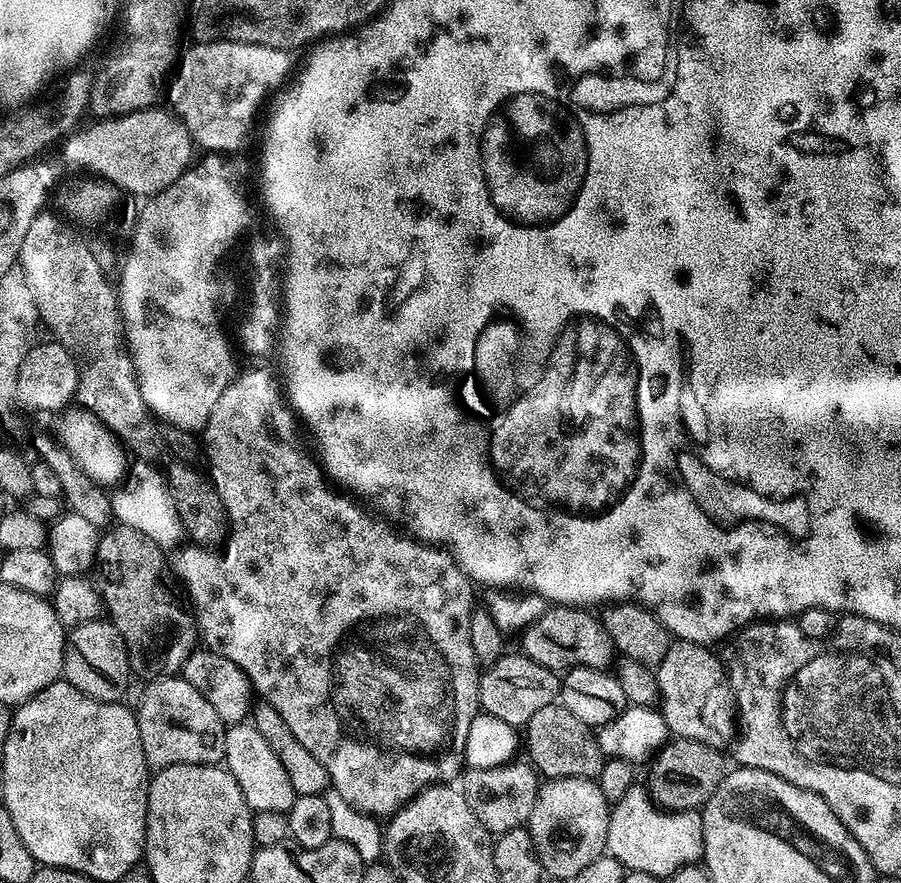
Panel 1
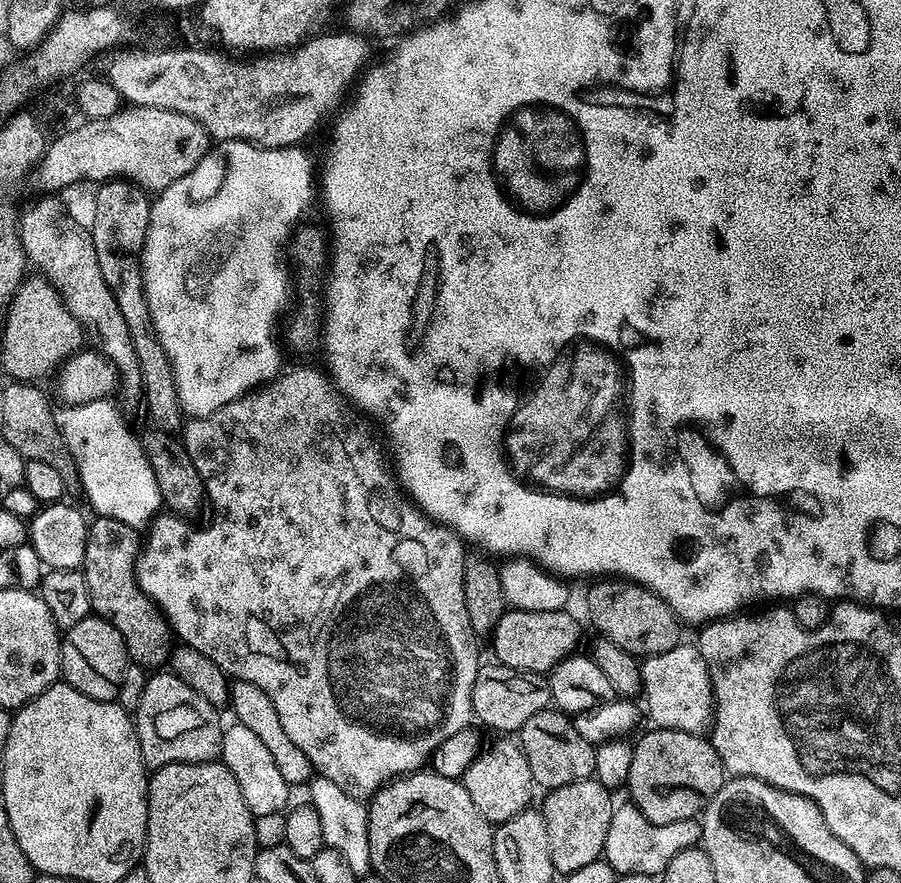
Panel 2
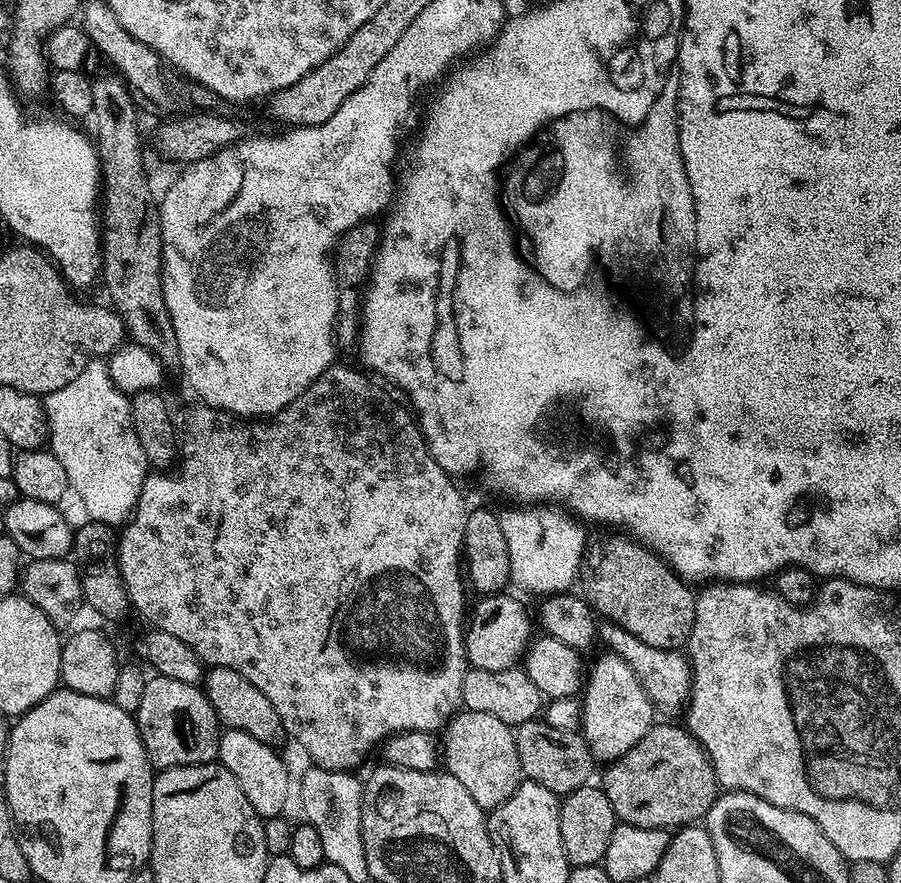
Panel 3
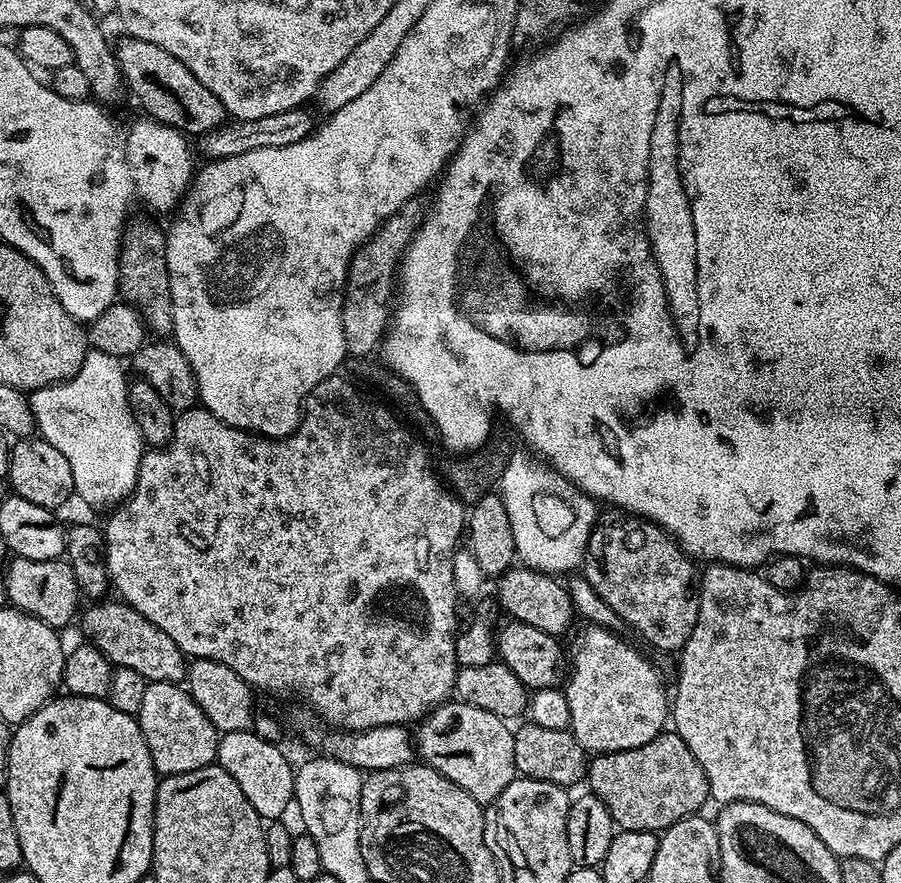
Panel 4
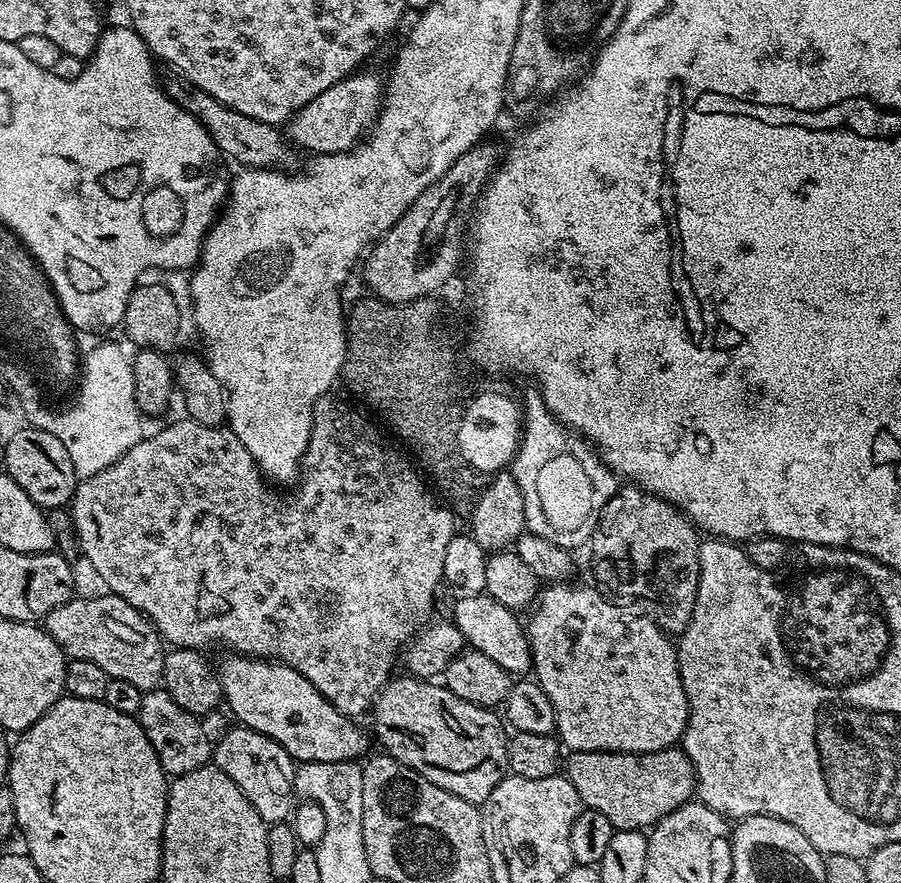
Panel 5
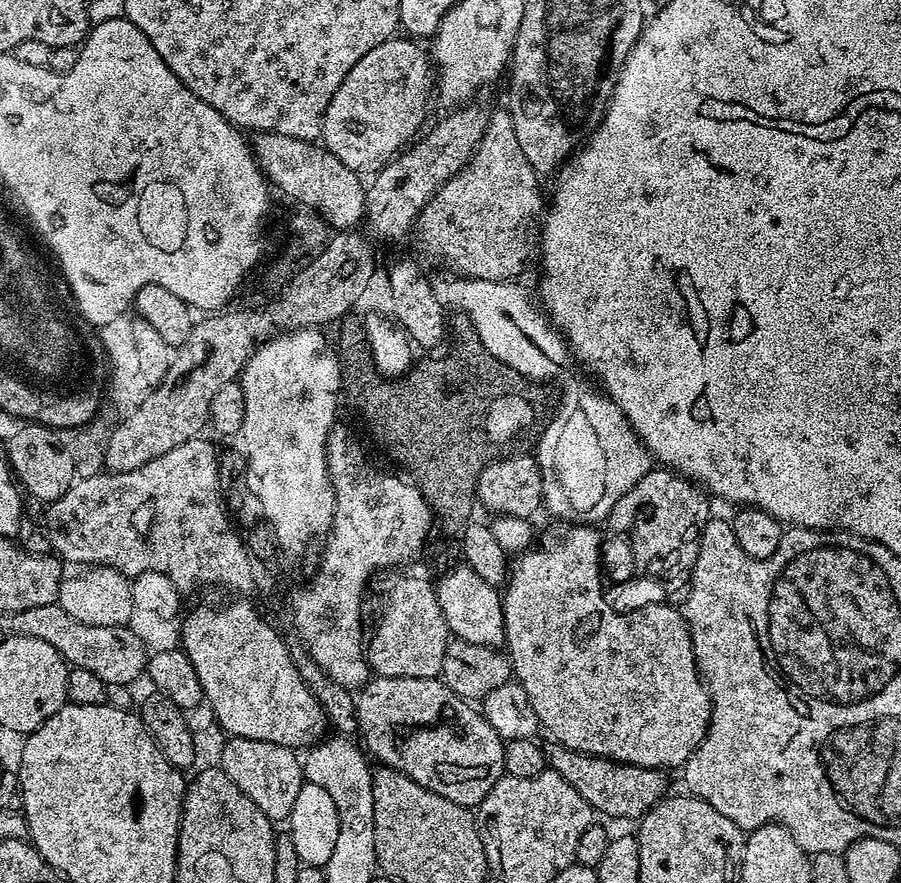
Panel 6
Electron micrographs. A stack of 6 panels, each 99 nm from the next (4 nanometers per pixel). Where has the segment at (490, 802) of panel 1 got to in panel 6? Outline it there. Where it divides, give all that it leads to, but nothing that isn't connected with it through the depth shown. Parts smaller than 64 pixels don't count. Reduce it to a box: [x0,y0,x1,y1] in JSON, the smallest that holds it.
[356,676,505,810]

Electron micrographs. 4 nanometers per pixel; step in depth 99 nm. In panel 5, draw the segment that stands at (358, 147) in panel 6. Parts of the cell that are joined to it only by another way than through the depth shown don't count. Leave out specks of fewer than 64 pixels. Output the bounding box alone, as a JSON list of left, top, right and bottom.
[286,71,384,156]

